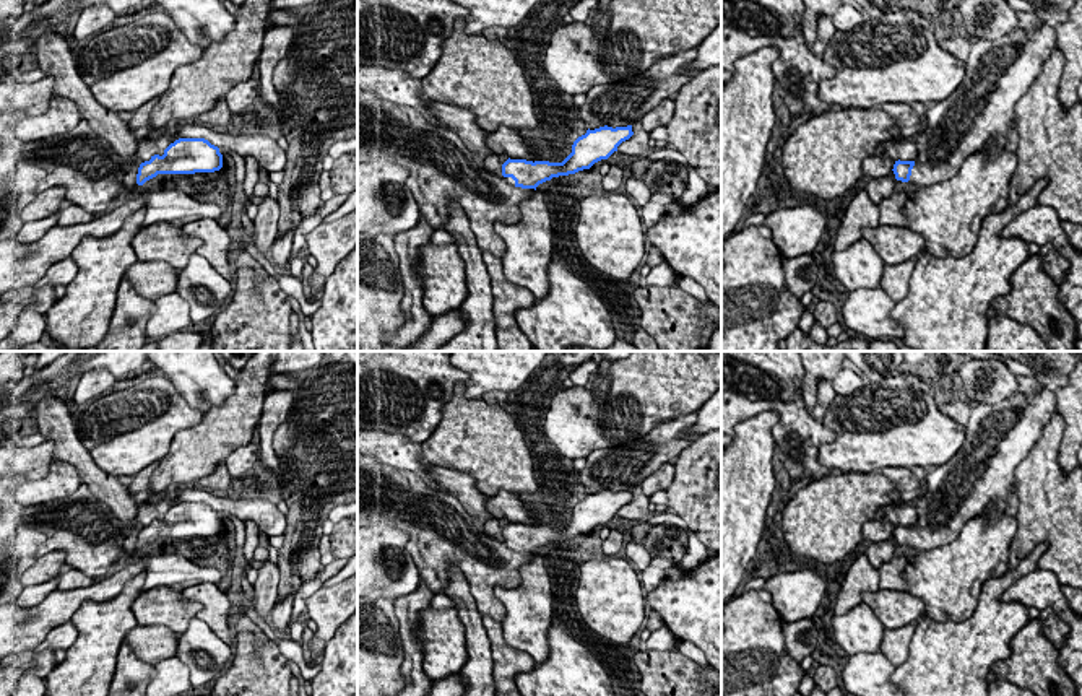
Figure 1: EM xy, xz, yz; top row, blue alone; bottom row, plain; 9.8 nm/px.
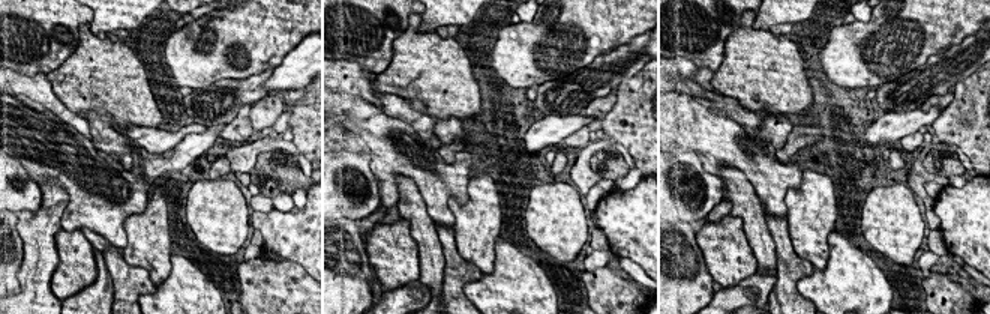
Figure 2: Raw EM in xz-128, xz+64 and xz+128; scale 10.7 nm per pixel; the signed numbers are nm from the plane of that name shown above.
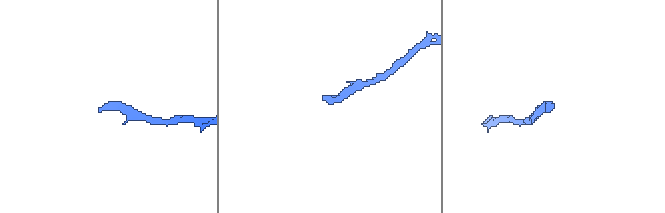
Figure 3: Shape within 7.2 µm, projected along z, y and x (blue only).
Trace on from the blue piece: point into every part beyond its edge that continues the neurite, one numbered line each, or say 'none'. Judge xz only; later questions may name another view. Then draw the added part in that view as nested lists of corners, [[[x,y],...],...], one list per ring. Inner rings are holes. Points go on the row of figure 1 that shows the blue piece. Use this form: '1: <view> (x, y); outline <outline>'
1: xz (442, 169); outline [[[357,88],[357,164],[385,159],[409,171],[406,187],[411,190],[421,216],[442,228],[448,220],[448,203],[457,202],[468,216],[470,228],[481,252],[502,259],[505,242],[494,224],[515,224],[522,220],[518,203],[535,194],[535,189],[515,185],[512,177],[492,176],[478,166],[474,154],[452,130],[432,125],[411,107],[380,99]]]

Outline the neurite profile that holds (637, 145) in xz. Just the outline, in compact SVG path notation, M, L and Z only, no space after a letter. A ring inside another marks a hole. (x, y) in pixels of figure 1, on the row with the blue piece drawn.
M640 120L632 124L632 132L634 135L629 140L622 141L617 146L617 151L627 156L642 158L650 151L650 146L648 146L650 135L648 132L643 130Z

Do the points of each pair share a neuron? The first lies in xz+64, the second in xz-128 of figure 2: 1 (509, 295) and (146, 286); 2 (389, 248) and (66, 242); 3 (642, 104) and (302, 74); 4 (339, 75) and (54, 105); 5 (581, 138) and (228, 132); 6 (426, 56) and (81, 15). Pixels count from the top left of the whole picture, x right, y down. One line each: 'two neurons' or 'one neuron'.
1: two neurons
2: one neuron
3: two neurons
4: one neuron
5: one neuron
6: two neurons

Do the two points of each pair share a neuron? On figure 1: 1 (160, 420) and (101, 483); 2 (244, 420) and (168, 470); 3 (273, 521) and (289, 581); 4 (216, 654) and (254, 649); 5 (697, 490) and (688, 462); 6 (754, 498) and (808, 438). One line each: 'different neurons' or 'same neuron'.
1: different neurons
2: same neuron
3: different neurons
4: different neurons
5: same neuron
6: different neurons

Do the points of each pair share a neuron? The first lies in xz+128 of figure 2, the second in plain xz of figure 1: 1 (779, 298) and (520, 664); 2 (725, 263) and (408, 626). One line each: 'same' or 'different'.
1: same
2: different

